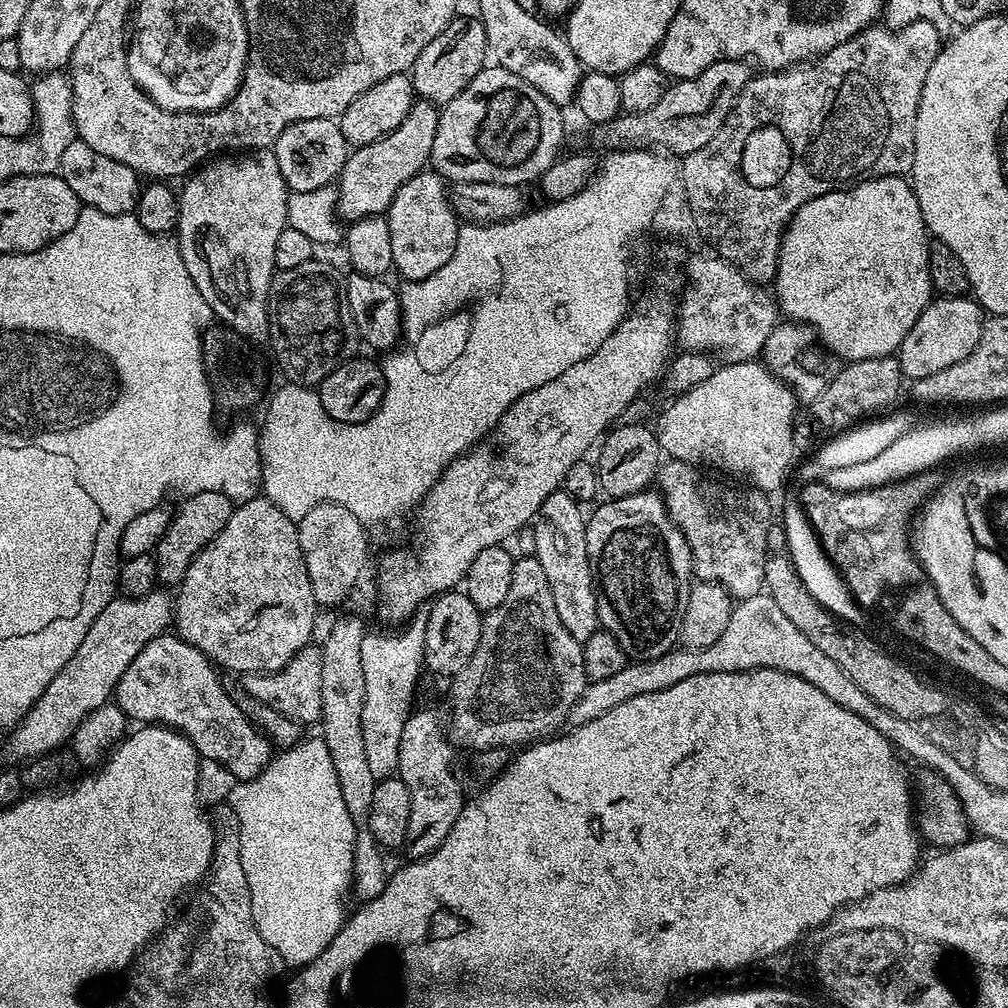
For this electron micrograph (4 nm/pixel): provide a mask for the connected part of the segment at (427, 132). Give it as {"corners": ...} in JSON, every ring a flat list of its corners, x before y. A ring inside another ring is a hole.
{"corners":[[417,99,410,114,402,118,402,126,397,126,395,130,390,130,390,134,378,138,378,142,353,147,340,172,336,192,337,213,348,222,368,216,383,217,401,186,411,176,416,176,429,167,439,122,440,108,428,100]]}

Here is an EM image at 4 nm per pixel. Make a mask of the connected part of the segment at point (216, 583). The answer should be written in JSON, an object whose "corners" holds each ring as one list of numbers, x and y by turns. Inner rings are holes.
{"corners":[[263,494,245,499,241,504,244,504,241,508,240,505,233,507,232,516,226,522,226,526,222,526,220,533,196,555,191,566,186,570,184,580,178,586,177,592,180,593,175,593,174,596,174,628,181,640,197,648,199,652,212,661,213,665,219,666,221,669,223,669,222,667,229,668,232,672,240,672,239,674,277,672,288,665,290,658,294,658,294,654,298,654,298,650,313,643,312,631,316,628,318,605,314,598,314,591,311,590,302,546,299,545,297,521,282,514,282,510,278,510,278,506,274,506,274,502,270,502,268,497]]}

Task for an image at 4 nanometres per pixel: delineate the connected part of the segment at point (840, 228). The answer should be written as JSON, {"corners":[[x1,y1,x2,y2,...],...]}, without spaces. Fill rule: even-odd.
{"corners":[[876,176,873,180,862,180,851,186,845,186,835,192,827,192,810,202,806,202,797,210,788,227,784,229,784,237,780,243,780,261,776,264,774,277,774,295,778,307,789,321,807,324,816,333,819,343,833,357,841,361,865,360,866,358,882,358,899,353,900,343,910,334,910,326,918,322,922,310,934,299,932,275,928,265,928,250,930,247,930,233,924,226,922,210,918,206,918,198,911,183,903,176]]}

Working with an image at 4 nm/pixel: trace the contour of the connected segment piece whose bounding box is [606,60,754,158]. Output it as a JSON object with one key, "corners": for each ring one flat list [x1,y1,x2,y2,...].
{"corners":[[719,60,714,62,714,66,706,66,706,70,694,78,669,83,662,98,658,98,658,103,651,110,621,114,606,125,607,147,612,150,663,150,676,158,694,154,694,150,702,150,702,146,706,146,706,142,710,142,710,138,722,130,742,90,746,90,752,81,754,72,748,67,743,60]]}

